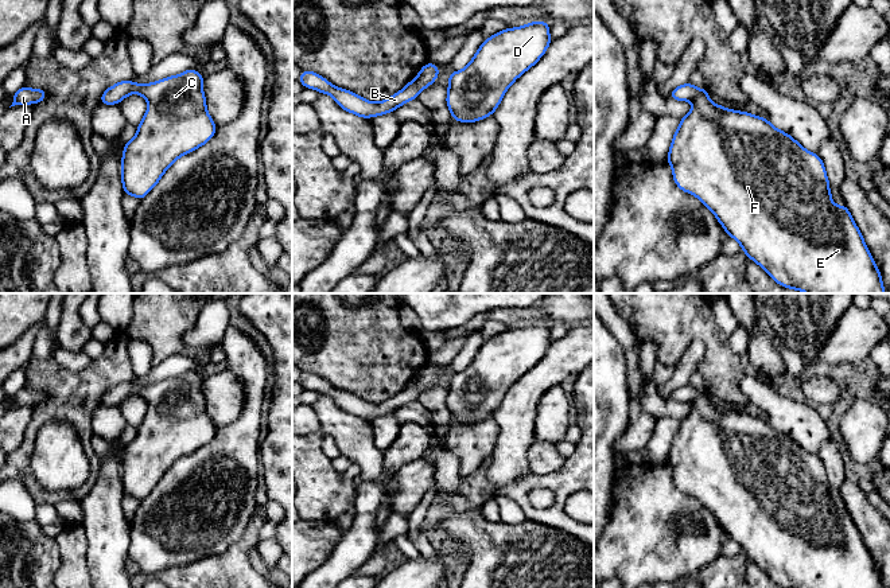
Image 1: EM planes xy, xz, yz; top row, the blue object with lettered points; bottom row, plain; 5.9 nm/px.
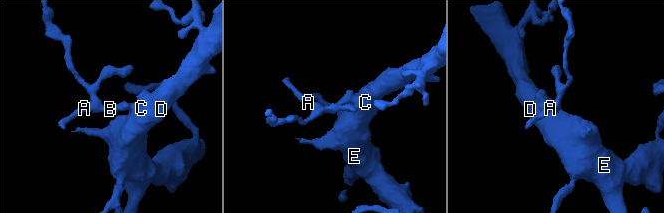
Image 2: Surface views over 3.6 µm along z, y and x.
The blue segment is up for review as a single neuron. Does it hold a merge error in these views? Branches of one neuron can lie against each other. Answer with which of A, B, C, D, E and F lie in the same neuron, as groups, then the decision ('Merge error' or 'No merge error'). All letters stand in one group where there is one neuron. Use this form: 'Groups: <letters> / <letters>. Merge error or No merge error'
Groups: A B C D E F. No merge error

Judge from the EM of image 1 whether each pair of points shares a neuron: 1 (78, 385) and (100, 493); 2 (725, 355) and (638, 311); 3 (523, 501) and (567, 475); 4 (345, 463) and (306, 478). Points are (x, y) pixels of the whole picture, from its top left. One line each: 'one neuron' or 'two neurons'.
1: two neurons
2: one neuron
3: one neuron
4: two neurons

